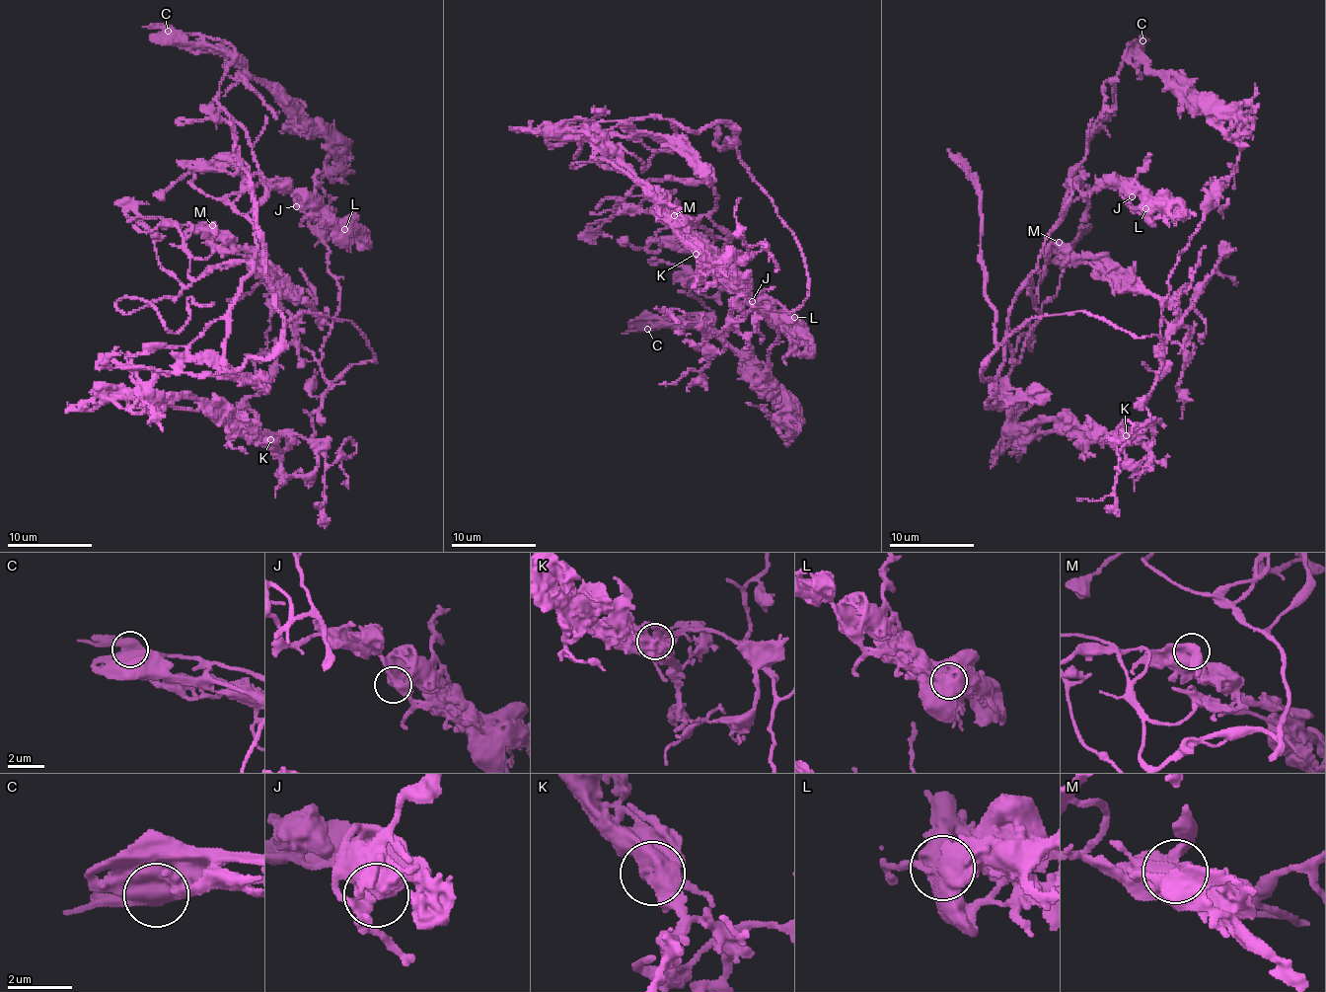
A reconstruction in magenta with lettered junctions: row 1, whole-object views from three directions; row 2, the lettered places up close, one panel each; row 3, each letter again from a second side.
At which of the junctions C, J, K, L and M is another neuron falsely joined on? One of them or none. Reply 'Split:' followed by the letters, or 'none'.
Split: none

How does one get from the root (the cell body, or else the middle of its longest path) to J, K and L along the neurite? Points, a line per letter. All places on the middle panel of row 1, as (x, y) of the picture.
J: (698, 183), (708, 183), (717, 196), (711, 211), (698, 223), (715, 240), (706, 239), (709, 254), (752, 301)
K: (698, 183), (709, 182), (710, 174), (692, 152), (649, 149), (624, 124), (597, 133), (696, 254)
L: (698, 183), (708, 183), (717, 196), (698, 223), (715, 240), (706, 239), (709, 254), (771, 315), (795, 317)

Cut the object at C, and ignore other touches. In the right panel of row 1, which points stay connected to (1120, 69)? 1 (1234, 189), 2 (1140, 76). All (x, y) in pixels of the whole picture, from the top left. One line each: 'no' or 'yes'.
1: no
2: no

